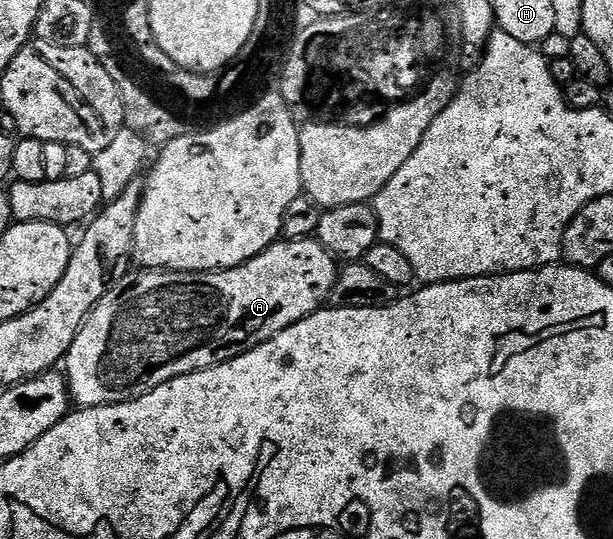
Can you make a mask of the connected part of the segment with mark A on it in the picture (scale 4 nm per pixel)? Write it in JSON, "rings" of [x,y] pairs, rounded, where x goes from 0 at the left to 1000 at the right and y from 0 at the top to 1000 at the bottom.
{"rings":[[[457,443],[442,455],[426,473],[406,481],[398,492],[388,492],[378,499],[352,499],[349,506],[274,506],[264,499],[228,497],[227,506],[207,506],[194,523],[183,527],[175,545],[157,562],[148,583],[139,592],[126,629],[119,629],[119,644],[113,644],[106,664],[106,698],[116,724],[116,738],[124,753],[150,759],[166,751],[189,751],[223,740],[269,711],[276,711],[285,699],[320,692],[330,685],[339,685],[349,677],[359,677],[369,670],[387,666],[406,651],[413,651],[426,636],[450,625],[465,607],[498,592],[507,581],[529,571],[535,564],[546,521],[553,514],[548,479],[540,475],[538,466],[522,455],[519,445],[471,447]]]}

